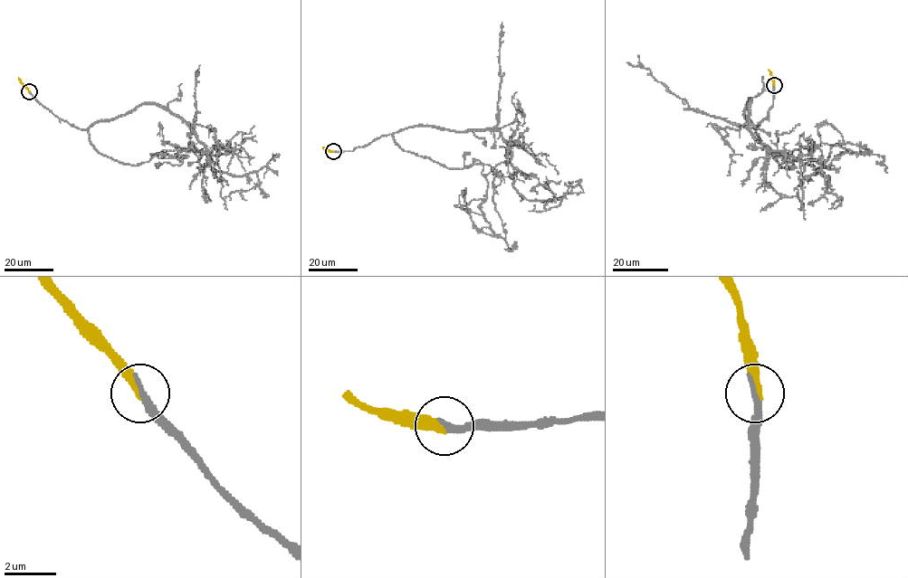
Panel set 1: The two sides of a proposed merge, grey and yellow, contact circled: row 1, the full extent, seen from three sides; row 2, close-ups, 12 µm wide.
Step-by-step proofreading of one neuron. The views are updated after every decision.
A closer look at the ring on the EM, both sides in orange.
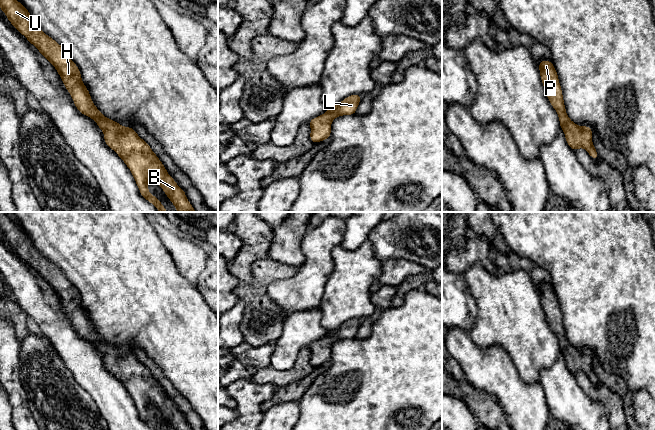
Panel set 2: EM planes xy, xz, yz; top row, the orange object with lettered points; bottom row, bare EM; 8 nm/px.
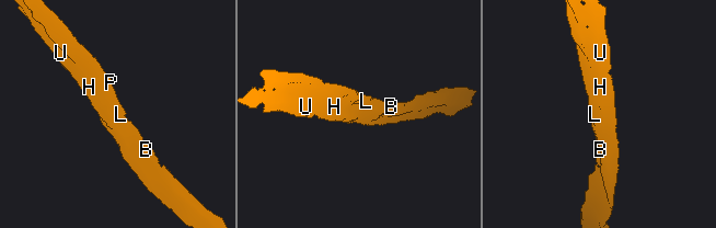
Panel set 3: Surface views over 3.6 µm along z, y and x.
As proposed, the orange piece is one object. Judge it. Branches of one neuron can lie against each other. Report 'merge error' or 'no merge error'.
no merge error

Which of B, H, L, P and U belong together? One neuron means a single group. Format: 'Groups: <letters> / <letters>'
Groups: B H L P U

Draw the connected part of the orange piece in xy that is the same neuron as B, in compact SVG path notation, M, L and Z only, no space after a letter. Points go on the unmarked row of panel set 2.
M0 212L0 233L9 246L54 290L78 335L92 342L104 356L106 369L117 377L132 396L141 420L154 430L163 430L156 420L149 417L148 406L151 404L163 413L174 430L192 430L185 415L168 398L148 367L133 352L122 351L98 334L82 306L78 290L59 267L37 250L29 235L5 212Z

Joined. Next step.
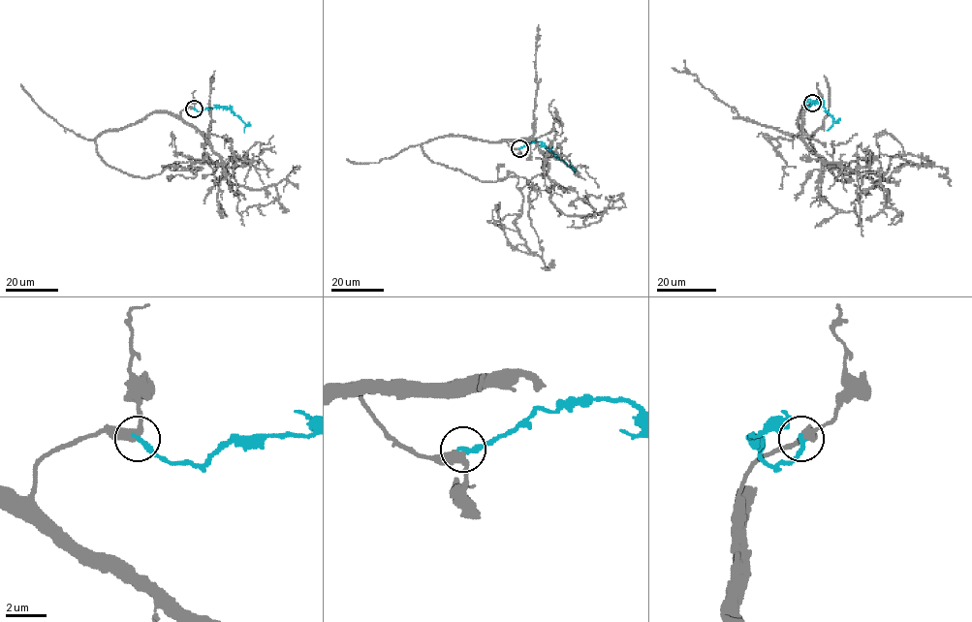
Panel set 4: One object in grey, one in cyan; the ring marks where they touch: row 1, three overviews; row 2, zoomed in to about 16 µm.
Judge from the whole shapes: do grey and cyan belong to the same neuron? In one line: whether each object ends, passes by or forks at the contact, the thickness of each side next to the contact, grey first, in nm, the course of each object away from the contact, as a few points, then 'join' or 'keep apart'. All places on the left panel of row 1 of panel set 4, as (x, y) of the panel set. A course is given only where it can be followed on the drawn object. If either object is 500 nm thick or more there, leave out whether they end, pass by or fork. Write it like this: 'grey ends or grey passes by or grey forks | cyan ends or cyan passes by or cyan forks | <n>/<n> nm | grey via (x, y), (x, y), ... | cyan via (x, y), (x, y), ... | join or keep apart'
grey passes by | cyan ends | 400/240 nm | grey via (194, 108), (106, 130), (97, 152), (144, 178), (167, 168), (196, 174), (193, 163), (216, 163), (203, 145) | cyan via (194, 108), (203, 111), (205, 108), (227, 107), (243, 121), (243, 132) | join

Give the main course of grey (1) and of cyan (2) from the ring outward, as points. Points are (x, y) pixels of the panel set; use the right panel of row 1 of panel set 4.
1: (812, 103), (798, 126), (837, 180), (934, 166), (864, 160), (858, 145)
2: (811, 103), (807, 107), (804, 103), (817, 101), (833, 118), (827, 130)

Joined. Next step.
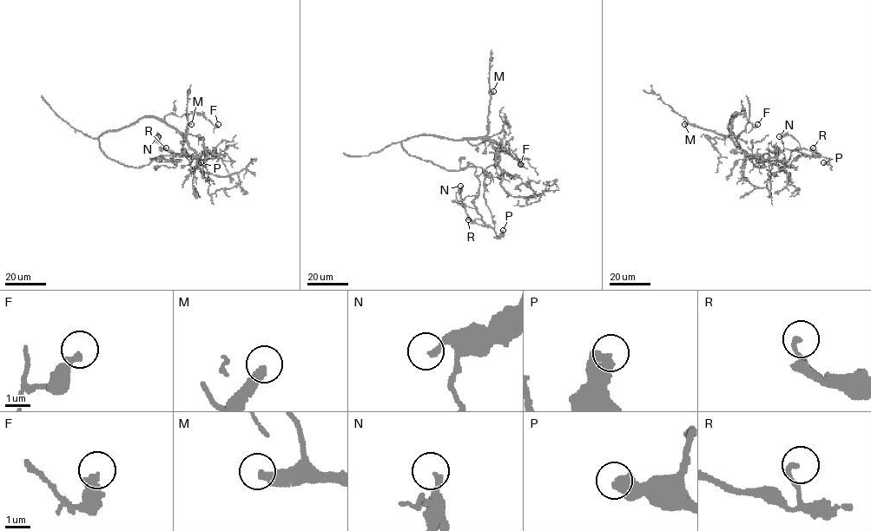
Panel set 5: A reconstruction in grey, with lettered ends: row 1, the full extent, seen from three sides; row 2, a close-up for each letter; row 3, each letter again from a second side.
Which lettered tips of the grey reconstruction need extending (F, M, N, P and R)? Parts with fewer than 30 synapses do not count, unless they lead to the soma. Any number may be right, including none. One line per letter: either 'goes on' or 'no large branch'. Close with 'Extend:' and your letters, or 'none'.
F: no large branch
M: goes on
N: no large branch
P: no large branch
R: no large branch
Extend: M

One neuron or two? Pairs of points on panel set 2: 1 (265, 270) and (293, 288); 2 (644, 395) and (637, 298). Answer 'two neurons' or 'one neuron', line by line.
1: two neurons
2: two neurons

